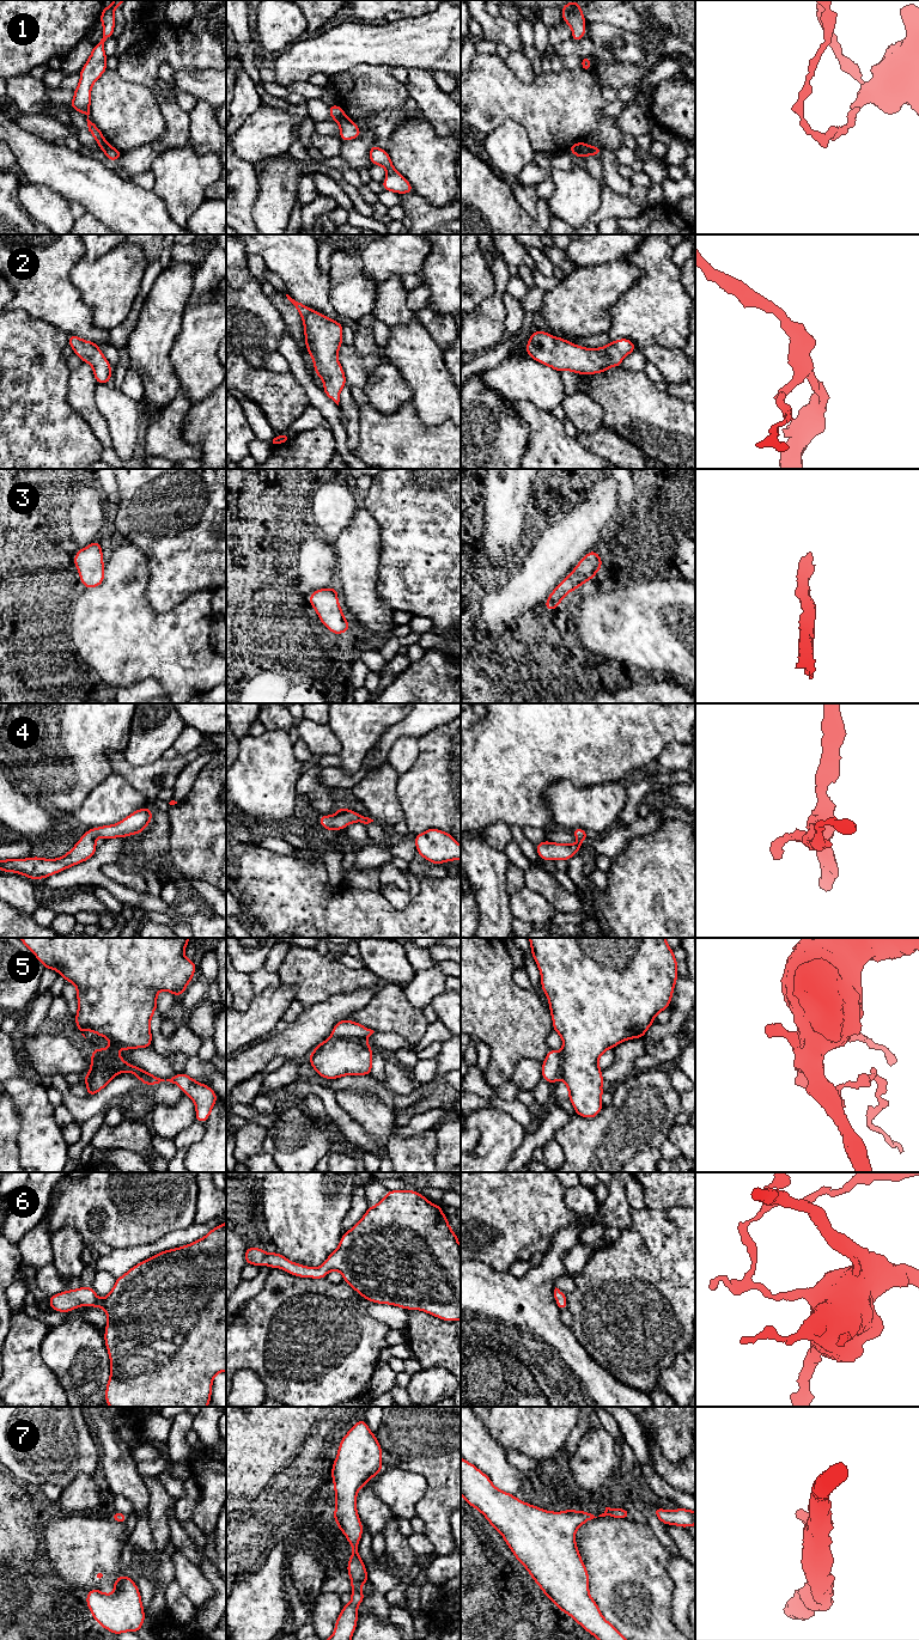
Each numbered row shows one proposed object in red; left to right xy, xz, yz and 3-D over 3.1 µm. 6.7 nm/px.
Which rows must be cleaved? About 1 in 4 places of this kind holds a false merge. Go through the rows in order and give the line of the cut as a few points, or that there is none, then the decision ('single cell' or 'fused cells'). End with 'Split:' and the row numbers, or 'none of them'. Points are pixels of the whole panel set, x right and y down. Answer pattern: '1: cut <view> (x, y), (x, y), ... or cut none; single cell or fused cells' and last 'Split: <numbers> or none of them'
1: cut yz (583, 142), (574, 153); fused cells
2: cut none; single cell
3: cut none; single cell
4: cut none; single cell
5: cut xz (332, 1036), (360, 1040), (364, 1043); fused cells
6: cut none; single cell
7: cut none; single cell
Split: 1, 5

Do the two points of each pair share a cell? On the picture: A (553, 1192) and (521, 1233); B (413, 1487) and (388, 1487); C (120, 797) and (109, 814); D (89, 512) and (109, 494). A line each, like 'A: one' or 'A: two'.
A: one
B: one
C: one
D: two

